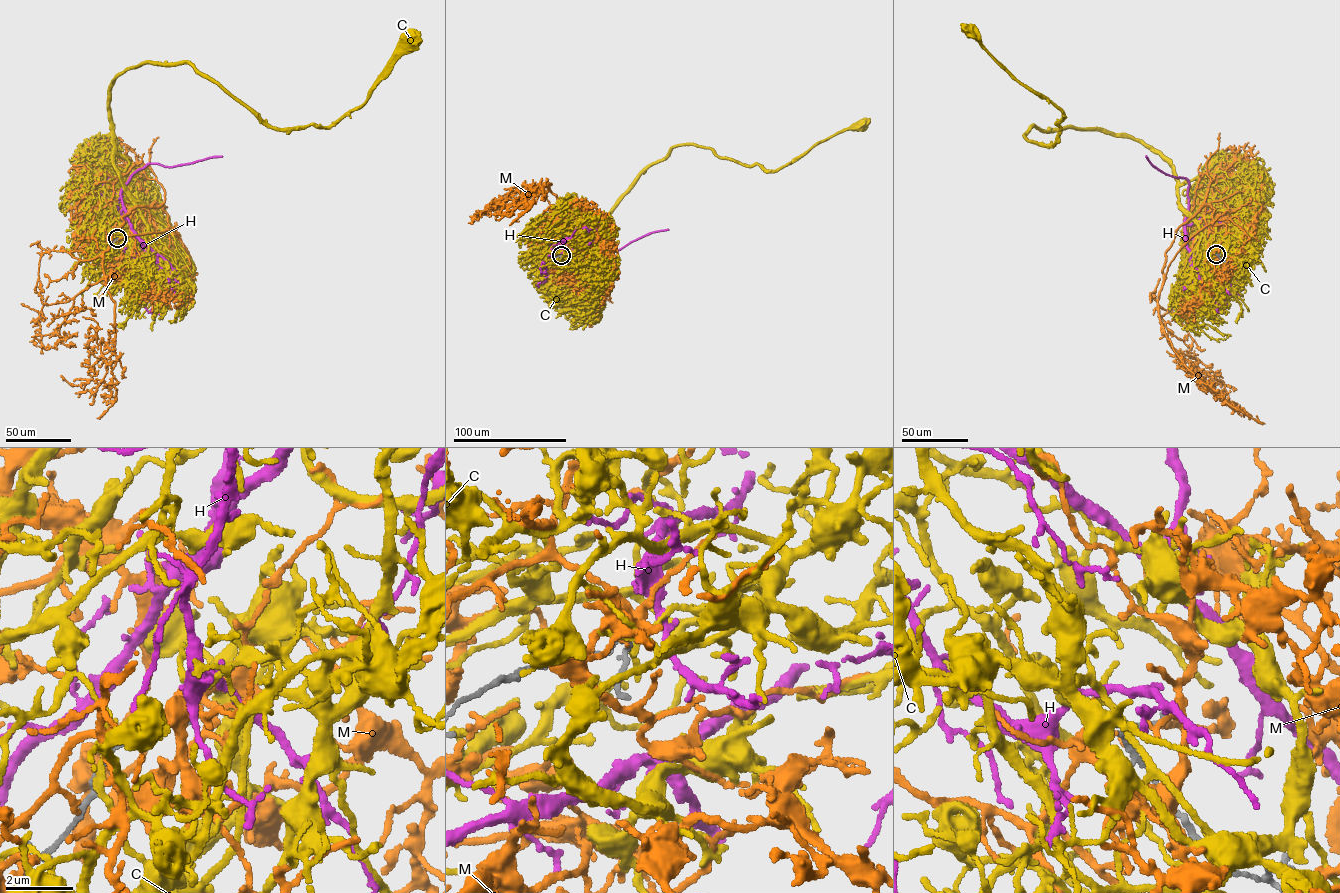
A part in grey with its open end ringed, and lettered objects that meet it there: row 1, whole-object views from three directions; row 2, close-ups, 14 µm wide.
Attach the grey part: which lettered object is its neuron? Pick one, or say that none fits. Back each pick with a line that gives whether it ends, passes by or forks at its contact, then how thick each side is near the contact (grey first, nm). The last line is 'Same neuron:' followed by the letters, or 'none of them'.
H: it passes by; 70 nm thick on the grey side, 240 nm on the other
Same neuron: H

